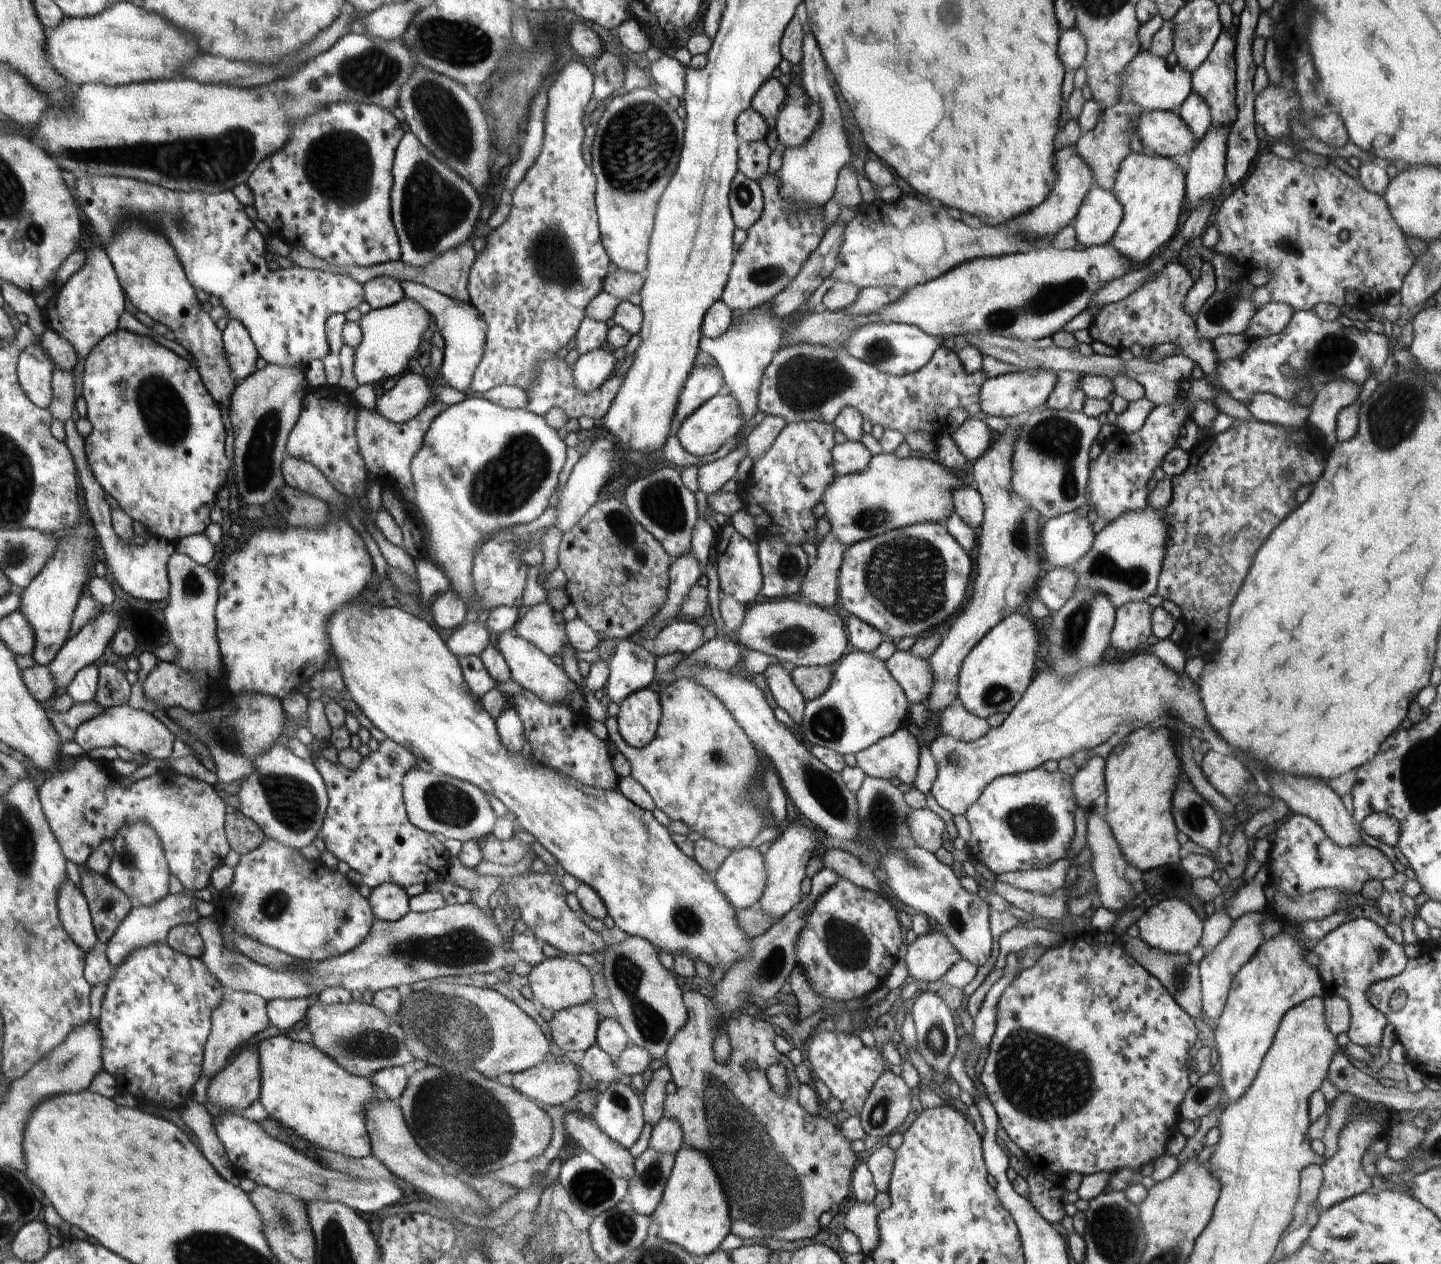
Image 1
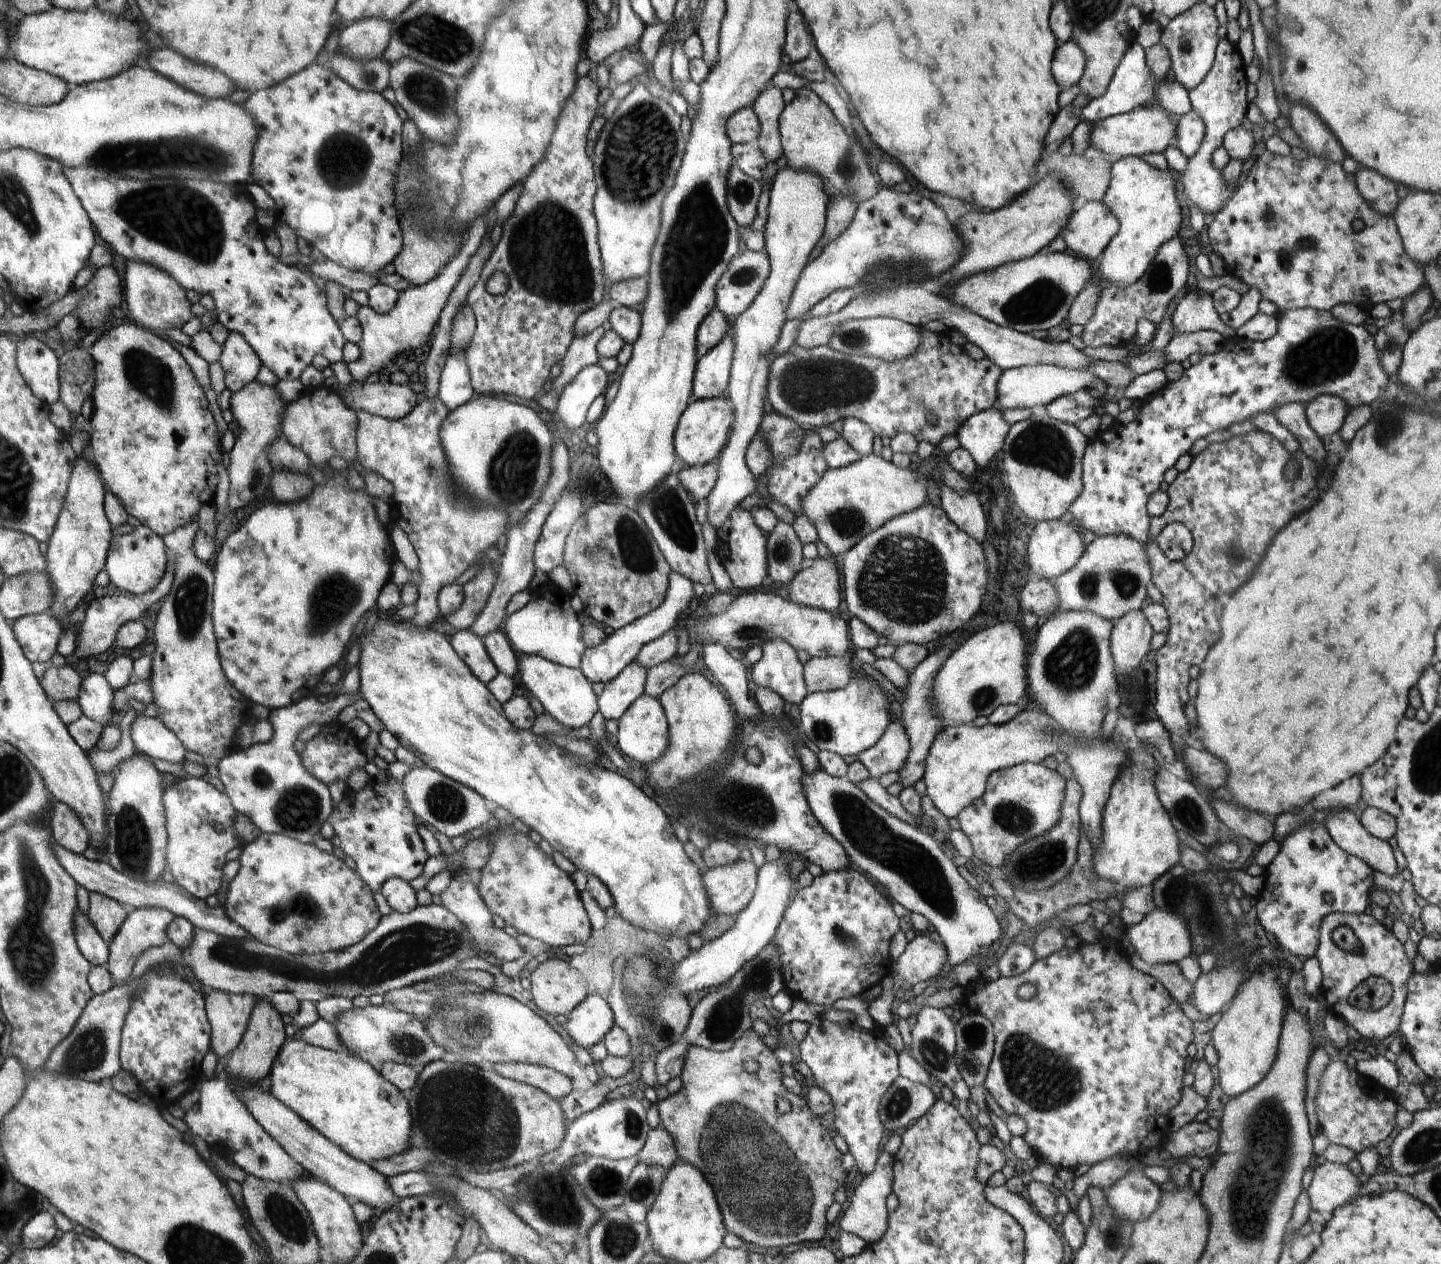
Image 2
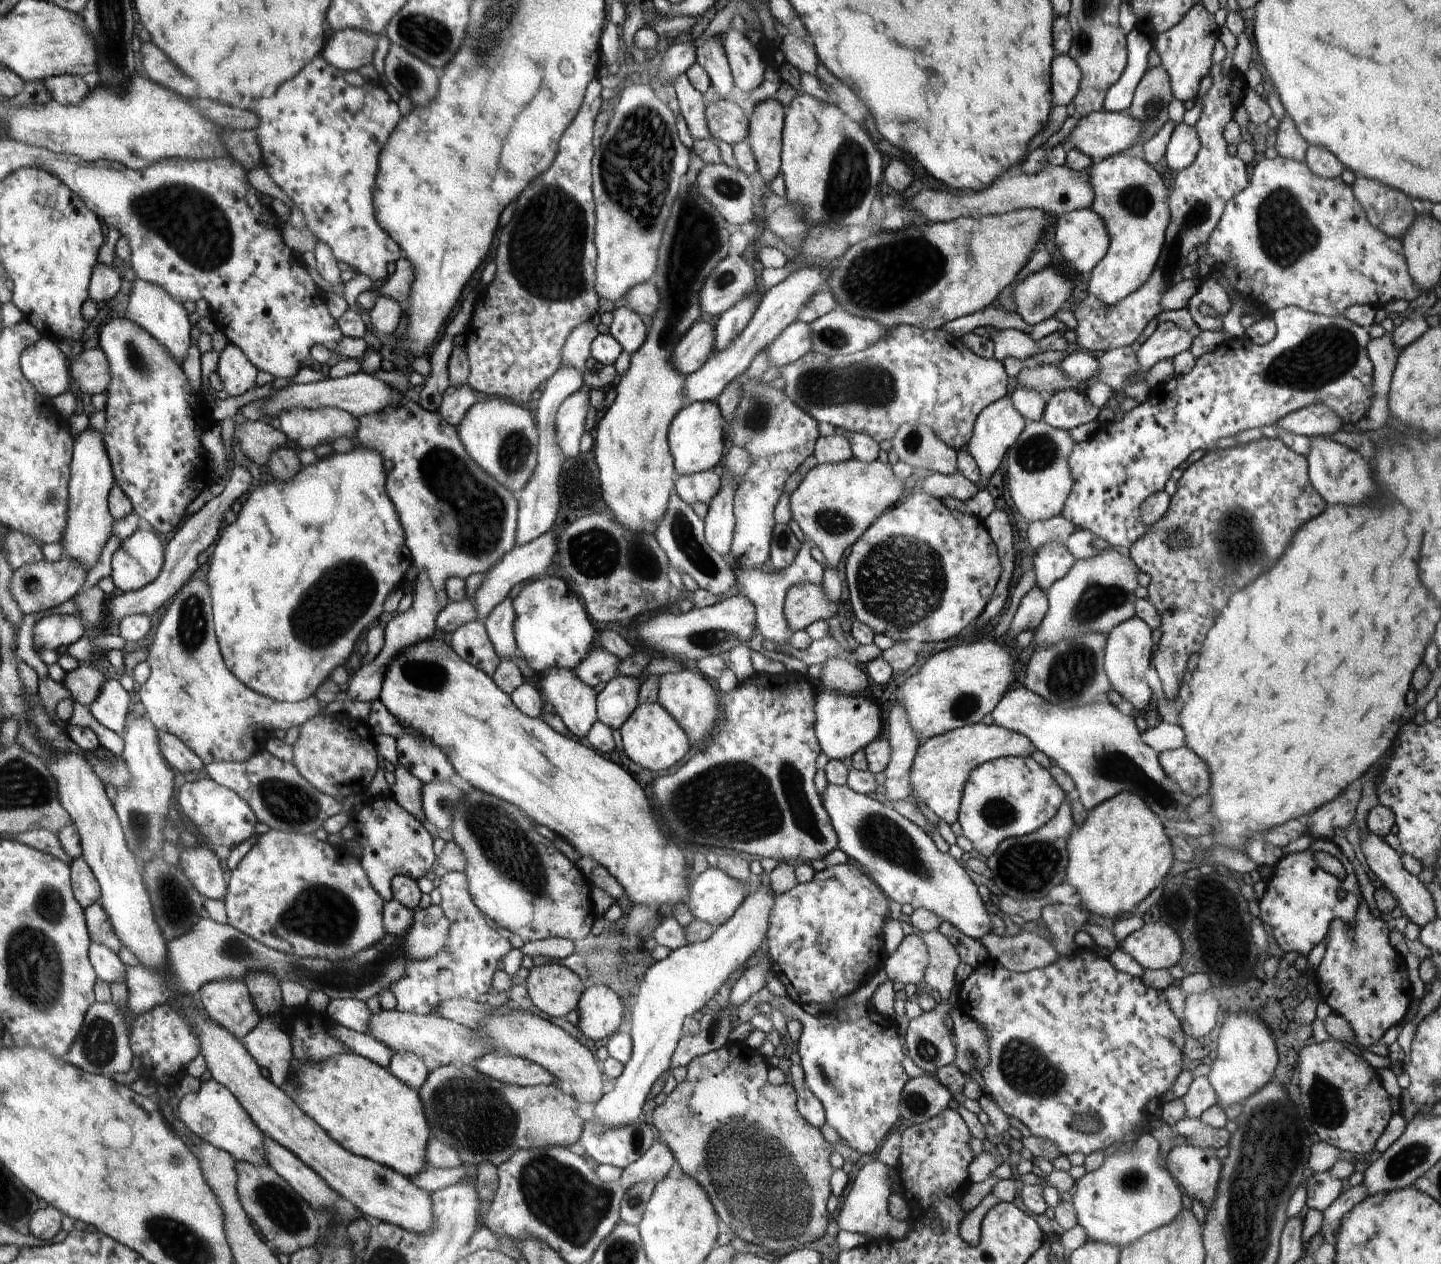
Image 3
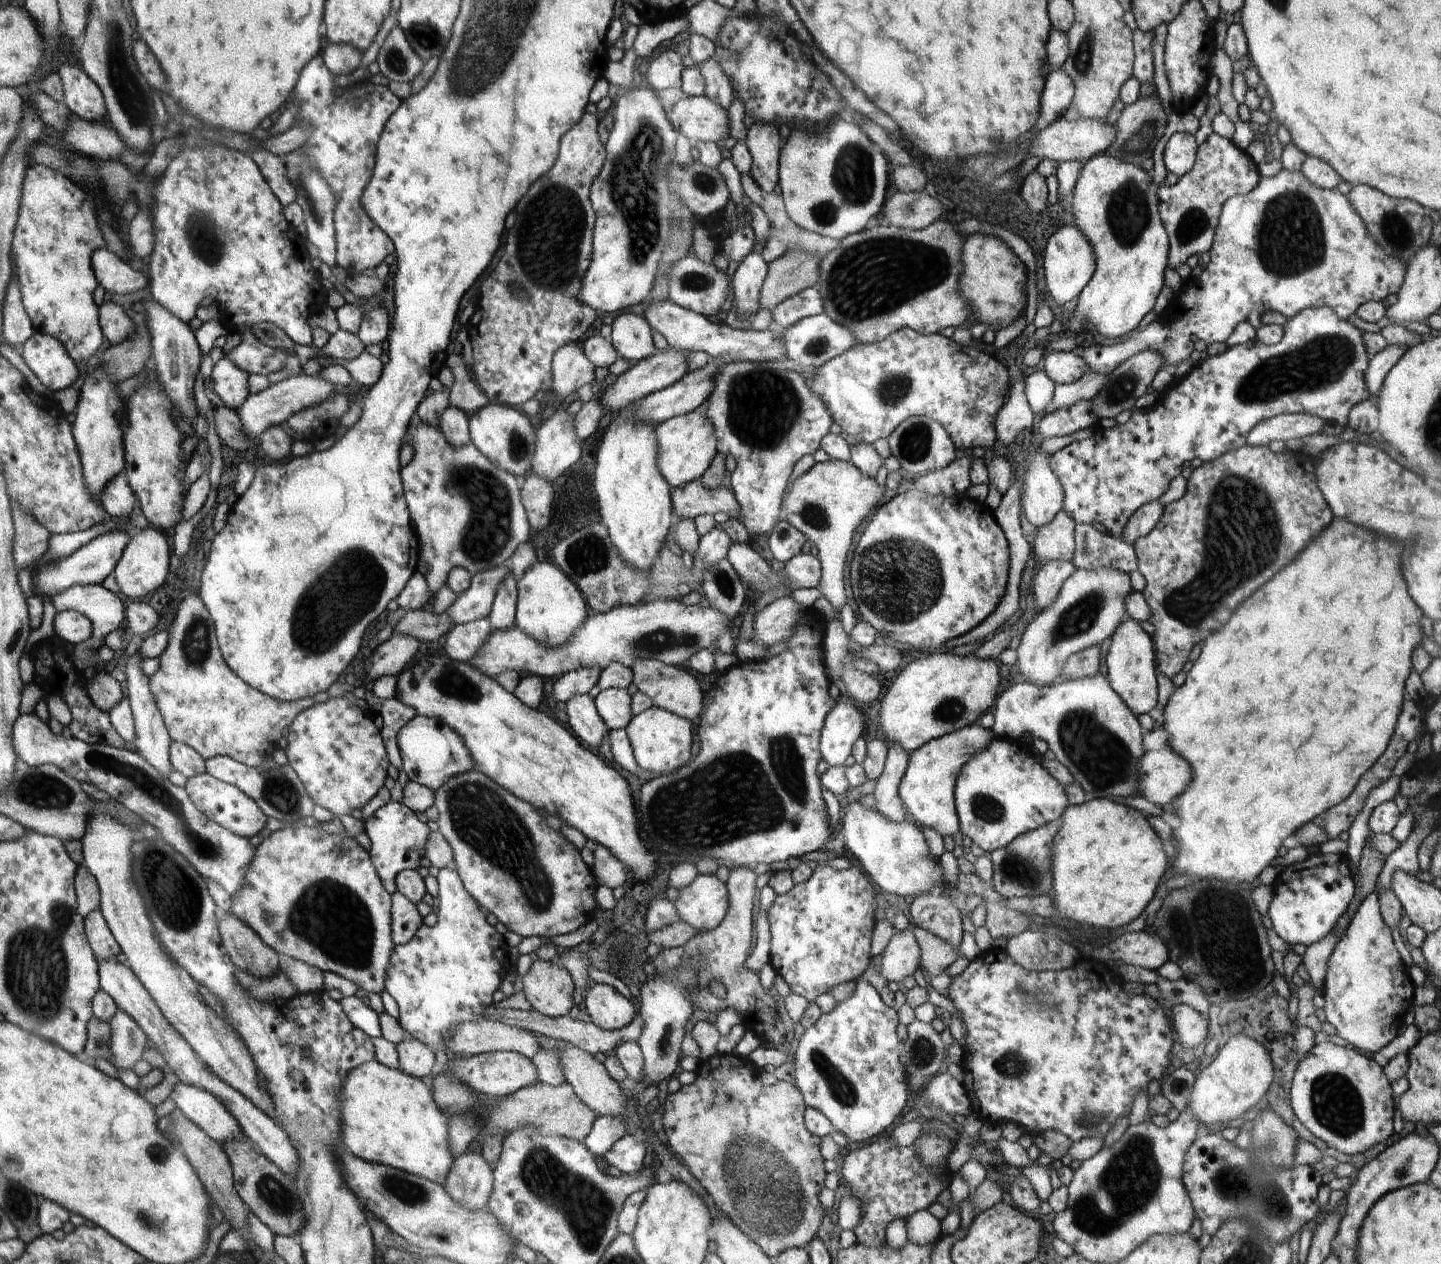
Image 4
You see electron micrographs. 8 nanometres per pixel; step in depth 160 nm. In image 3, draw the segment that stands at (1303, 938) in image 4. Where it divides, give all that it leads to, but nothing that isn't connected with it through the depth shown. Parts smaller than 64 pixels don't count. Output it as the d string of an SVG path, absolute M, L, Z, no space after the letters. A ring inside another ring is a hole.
M1313 838L1307 849L1282 856L1272 867L1263 899L1258 902L1259 918L1272 928L1275 940L1284 951L1295 950L1300 955L1308 956L1326 938L1334 919L1343 920L1350 925L1355 922L1355 914L1363 897L1353 891L1356 884L1354 878L1355 872L1350 861L1333 840ZM1316 852L1326 852L1339 860L1346 870L1346 880L1340 880L1319 868L1314 862Z

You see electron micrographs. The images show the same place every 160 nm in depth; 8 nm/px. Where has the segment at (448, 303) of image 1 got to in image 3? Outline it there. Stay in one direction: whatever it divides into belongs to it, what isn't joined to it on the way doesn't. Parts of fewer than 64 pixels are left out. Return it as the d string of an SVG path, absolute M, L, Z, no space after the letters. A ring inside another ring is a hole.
M325 57L314 58L314 62L310 62L304 68L302 76L296 76L294 80L290 80L290 84L284 84L282 88L278 88L278 92L270 98L258 100L258 104L254 106L254 114L258 117L258 126L256 130L256 138L261 150L262 165L266 168L272 182L282 189L282 192L292 199L294 205L298 206L304 214L308 230L317 238L331 248L333 255L337 258L342 266L348 266L357 273L368 275L372 282L375 280L386 280L390 278L395 262L403 256L401 245L397 243L382 228L379 220L376 220L374 210L374 189L376 186L376 173L378 172L379 154L385 142L393 134L394 130L399 126L402 119L398 100L394 100L394 96L390 96L390 92L386 91L386 87L381 87L377 82L367 81L360 87L350 85L344 79L344 72L331 65ZM467 382L459 385L448 385L444 391L439 411L452 426L456 427L479 398L479 395Z

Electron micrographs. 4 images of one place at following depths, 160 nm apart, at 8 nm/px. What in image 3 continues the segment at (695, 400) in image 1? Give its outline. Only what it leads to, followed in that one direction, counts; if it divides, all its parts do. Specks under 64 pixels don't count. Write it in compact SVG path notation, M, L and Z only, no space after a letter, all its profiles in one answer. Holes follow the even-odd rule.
M756 286L753 292L743 301L729 308L725 315L720 316L715 329L715 350L719 353L729 346L741 335L753 318L754 311L758 306L756 302Z

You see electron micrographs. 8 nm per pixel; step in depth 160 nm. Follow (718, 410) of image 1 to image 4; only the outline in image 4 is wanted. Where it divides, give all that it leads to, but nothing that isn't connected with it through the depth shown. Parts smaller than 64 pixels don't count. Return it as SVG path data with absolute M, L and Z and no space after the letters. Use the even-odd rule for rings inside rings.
M692 411L665 420L655 428L659 440L659 471L674 487L698 481L716 456L716 432L713 422L702 413Z

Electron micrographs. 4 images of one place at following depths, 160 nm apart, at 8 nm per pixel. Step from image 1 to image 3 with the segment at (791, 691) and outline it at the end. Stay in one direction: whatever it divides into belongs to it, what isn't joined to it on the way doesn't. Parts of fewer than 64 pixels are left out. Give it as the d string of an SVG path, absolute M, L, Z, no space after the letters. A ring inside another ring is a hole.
M804 536L803 542L801 542L800 550L794 559L794 562L788 568L782 569L777 572L762 572L762 569L740 569L737 564L732 565L737 582L742 584L745 595L753 602L756 608L757 615L757 630L762 634L764 640L773 642L778 647L784 647L790 644L790 636L792 631L786 622L783 615L783 602L791 590L794 589L798 583L811 582L814 584L822 584L822 567L818 567L810 550L812 550L811 540Z

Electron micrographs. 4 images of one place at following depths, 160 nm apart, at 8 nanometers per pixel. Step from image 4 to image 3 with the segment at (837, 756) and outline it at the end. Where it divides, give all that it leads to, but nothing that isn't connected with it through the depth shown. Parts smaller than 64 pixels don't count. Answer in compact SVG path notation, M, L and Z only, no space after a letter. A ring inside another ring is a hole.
M822 690L813 702L817 739L821 741L822 752L828 756L829 760L843 761L856 751L862 751L874 739L878 739L880 728L882 728L881 709L869 697Z

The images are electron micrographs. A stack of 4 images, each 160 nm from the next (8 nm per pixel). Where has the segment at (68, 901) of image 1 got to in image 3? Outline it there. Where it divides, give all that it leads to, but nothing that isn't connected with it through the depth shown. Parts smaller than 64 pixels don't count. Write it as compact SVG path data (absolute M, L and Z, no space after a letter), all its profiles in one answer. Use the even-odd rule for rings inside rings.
M91 939L89 942L89 959L96 969L97 978L101 978L109 985L116 981L125 982L125 964L105 944Z

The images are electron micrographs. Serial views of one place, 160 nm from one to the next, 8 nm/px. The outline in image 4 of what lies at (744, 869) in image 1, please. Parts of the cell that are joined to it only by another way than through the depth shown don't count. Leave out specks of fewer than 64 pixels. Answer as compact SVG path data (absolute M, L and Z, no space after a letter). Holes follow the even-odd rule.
M700 875L686 888L679 890L680 896L674 904L682 921L690 923L698 931L709 931L720 926L730 908L729 889L716 875Z

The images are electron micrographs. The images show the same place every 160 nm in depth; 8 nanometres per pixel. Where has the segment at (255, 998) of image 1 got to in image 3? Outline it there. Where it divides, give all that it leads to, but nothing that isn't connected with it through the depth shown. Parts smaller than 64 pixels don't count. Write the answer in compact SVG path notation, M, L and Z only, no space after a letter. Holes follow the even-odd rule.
M216 981L205 984L198 1000L209 1018L233 1033L239 1041L258 1026L260 1014L245 981Z

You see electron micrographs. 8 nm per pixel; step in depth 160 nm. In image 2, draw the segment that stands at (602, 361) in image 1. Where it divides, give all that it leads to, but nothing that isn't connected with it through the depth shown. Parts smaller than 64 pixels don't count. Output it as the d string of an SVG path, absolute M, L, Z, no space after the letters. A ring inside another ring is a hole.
M600 363L582 368L561 390L554 414L571 432L578 430L586 422L590 404L600 394L605 395L607 387L608 373L602 369Z

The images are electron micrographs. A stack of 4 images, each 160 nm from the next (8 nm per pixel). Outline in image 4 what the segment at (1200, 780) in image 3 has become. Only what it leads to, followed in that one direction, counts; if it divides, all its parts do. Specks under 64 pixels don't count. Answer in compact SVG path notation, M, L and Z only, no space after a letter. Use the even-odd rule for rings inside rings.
M1168 746L1146 751L1140 762L1139 794L1154 804L1173 802L1193 780L1191 764Z

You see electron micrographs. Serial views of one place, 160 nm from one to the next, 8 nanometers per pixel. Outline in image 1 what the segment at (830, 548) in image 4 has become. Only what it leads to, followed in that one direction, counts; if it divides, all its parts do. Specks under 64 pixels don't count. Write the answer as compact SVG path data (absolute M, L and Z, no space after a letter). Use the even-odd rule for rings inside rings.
M879 453L873 455L868 468L863 473L844 475L834 480L825 492L825 499L822 503L826 508L831 531L840 542L850 547L870 537L910 525L938 523L944 526L949 516L955 512L954 491L964 486L966 485L960 475L953 473L938 461L929 461L913 453L910 457L903 459L898 458L894 453Z

